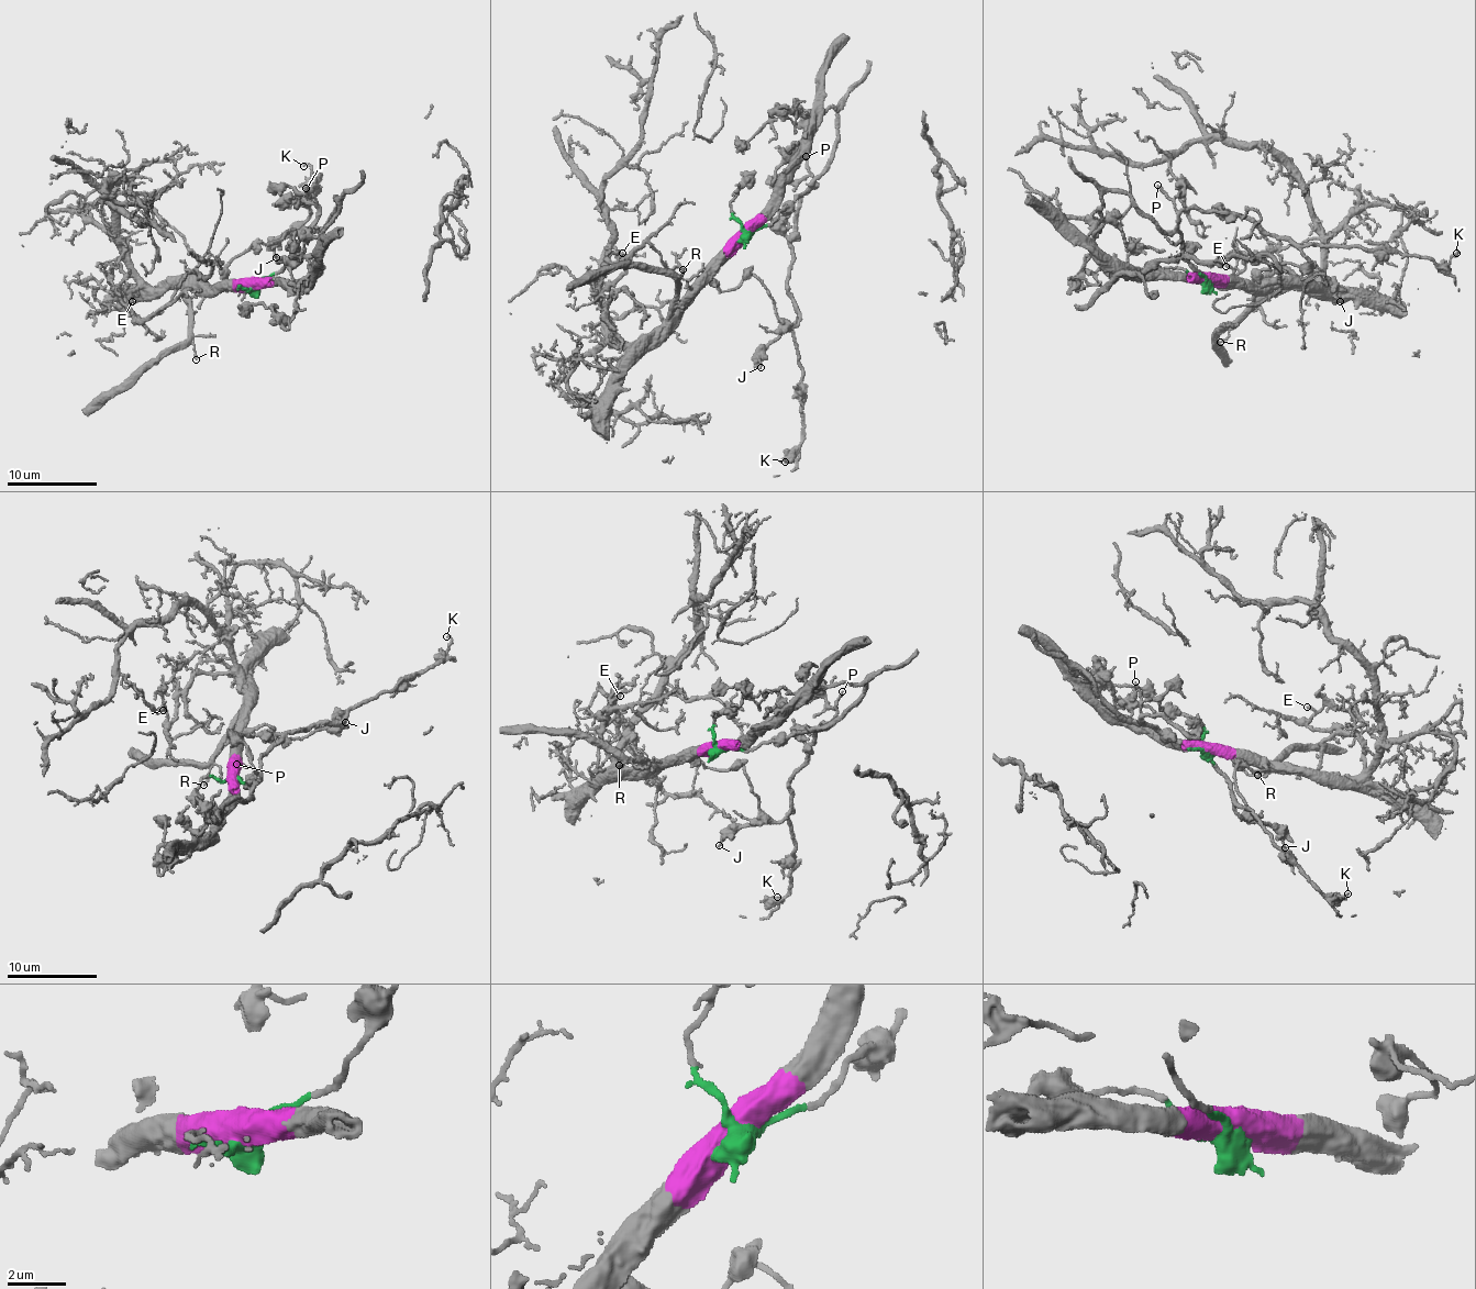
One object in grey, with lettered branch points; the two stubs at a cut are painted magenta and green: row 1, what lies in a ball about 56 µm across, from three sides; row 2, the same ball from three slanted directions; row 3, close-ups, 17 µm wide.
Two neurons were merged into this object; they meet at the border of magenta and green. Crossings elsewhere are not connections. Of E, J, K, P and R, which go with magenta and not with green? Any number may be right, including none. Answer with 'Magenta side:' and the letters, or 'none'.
Magenta side: E, R

